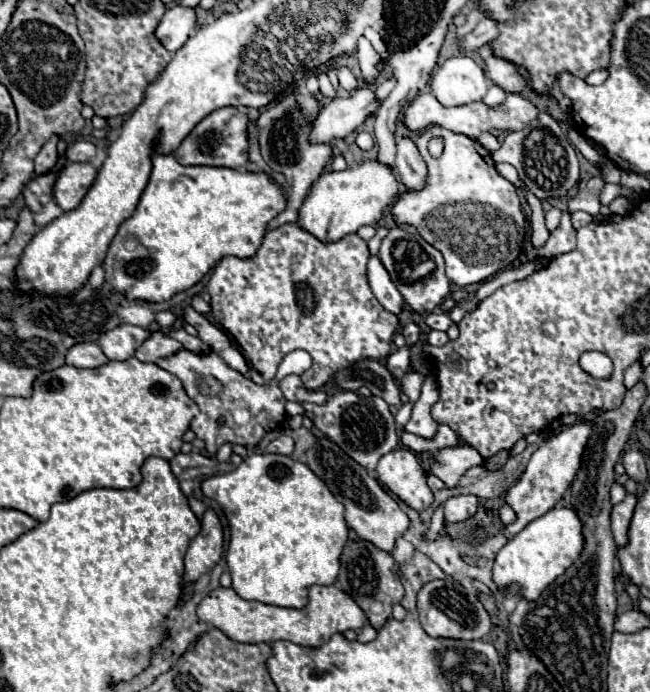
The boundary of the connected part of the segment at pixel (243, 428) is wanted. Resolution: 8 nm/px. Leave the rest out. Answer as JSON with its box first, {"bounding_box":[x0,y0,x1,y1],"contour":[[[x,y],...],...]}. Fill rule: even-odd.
{"bounding_box":[157,349,311,455],"contour":[[[181,349],[177,353],[173,353],[171,357],[163,357],[161,361],[157,361],[159,367],[163,367],[165,371],[177,375],[187,391],[187,395],[199,405],[199,415],[191,421],[191,429],[195,431],[195,435],[199,439],[205,441],[205,449],[209,455],[215,455],[217,449],[223,443],[241,443],[241,445],[255,445],[263,439],[263,435],[267,431],[279,429],[283,425],[285,419],[285,397],[281,393],[281,389],[277,387],[277,383],[289,375],[289,373],[305,373],[311,367],[311,357],[305,351],[291,351],[281,367],[279,367],[279,375],[269,383],[269,385],[257,385],[251,379],[243,377],[241,373],[237,373],[235,369],[229,369],[225,365],[225,361],[217,355],[197,355],[191,353],[187,349]],[[235,409],[245,409],[249,411],[249,421],[245,425],[237,425],[233,421],[233,411]],[[219,419],[223,419],[223,425],[219,425]]]}

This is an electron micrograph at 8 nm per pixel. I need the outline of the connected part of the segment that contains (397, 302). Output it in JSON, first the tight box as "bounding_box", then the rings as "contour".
{"bounding_box":[367,255,403,315],"contour":[[[373,255],[369,259],[369,263],[367,263],[367,277],[369,277],[369,285],[371,285],[373,293],[375,293],[375,297],[379,299],[379,303],[387,311],[399,315],[401,307],[403,307],[403,297],[397,287],[393,285],[387,269],[383,267],[383,263],[381,263],[381,259],[377,255]]]}

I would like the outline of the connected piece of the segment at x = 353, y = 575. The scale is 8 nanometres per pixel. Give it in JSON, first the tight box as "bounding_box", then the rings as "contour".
{"bounding_box":[337,539,403,629],"contour":[[[355,539],[343,547],[339,563],[341,563],[341,571],[337,575],[337,585],[351,599],[355,599],[355,603],[365,611],[369,623],[375,629],[381,629],[381,625],[391,617],[393,603],[399,603],[403,597],[403,585],[395,569],[395,559],[387,551],[375,547],[371,541]]]}

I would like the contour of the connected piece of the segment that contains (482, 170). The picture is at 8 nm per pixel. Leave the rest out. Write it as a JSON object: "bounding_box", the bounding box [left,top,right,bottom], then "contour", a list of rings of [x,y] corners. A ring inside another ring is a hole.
{"bounding_box":[391,125,525,287],"contour":[[[431,125],[421,131],[415,137],[415,143],[427,163],[429,173],[423,189],[407,189],[393,203],[391,215],[397,225],[413,225],[427,243],[439,249],[445,257],[447,277],[459,287],[481,283],[499,269],[509,267],[521,251],[525,217],[521,213],[517,189],[497,173],[491,153],[475,139],[439,125]],[[431,137],[445,139],[441,159],[433,159],[427,151]]]}

